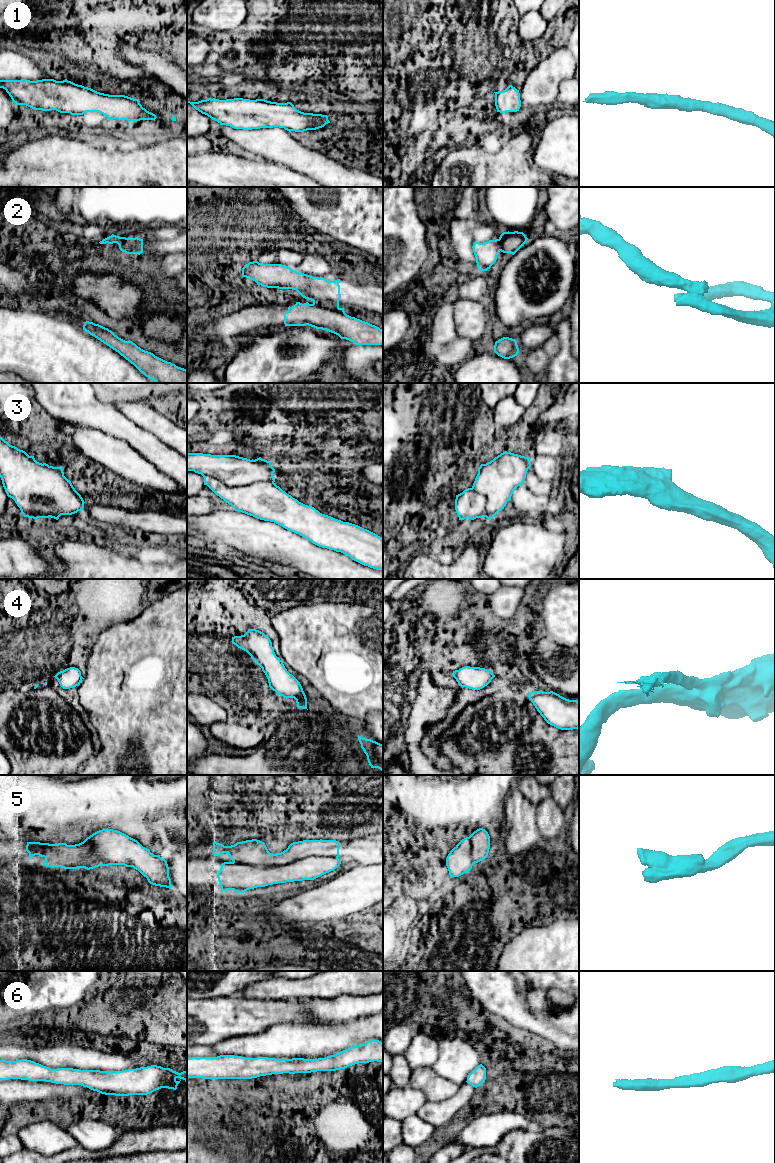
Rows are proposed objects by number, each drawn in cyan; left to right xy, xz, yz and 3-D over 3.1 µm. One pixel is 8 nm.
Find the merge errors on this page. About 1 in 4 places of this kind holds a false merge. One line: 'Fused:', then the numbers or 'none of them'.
Fused: 2, 3, 5

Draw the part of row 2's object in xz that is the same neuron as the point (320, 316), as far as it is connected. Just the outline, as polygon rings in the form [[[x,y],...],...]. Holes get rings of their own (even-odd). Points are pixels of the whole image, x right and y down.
[[[296,302],[284,313],[285,326],[311,326],[338,335],[356,345],[383,345],[383,329],[347,315],[344,308]]]

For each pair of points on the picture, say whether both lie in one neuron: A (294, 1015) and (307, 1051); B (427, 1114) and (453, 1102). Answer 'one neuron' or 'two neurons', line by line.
A: two neurons
B: one neuron

